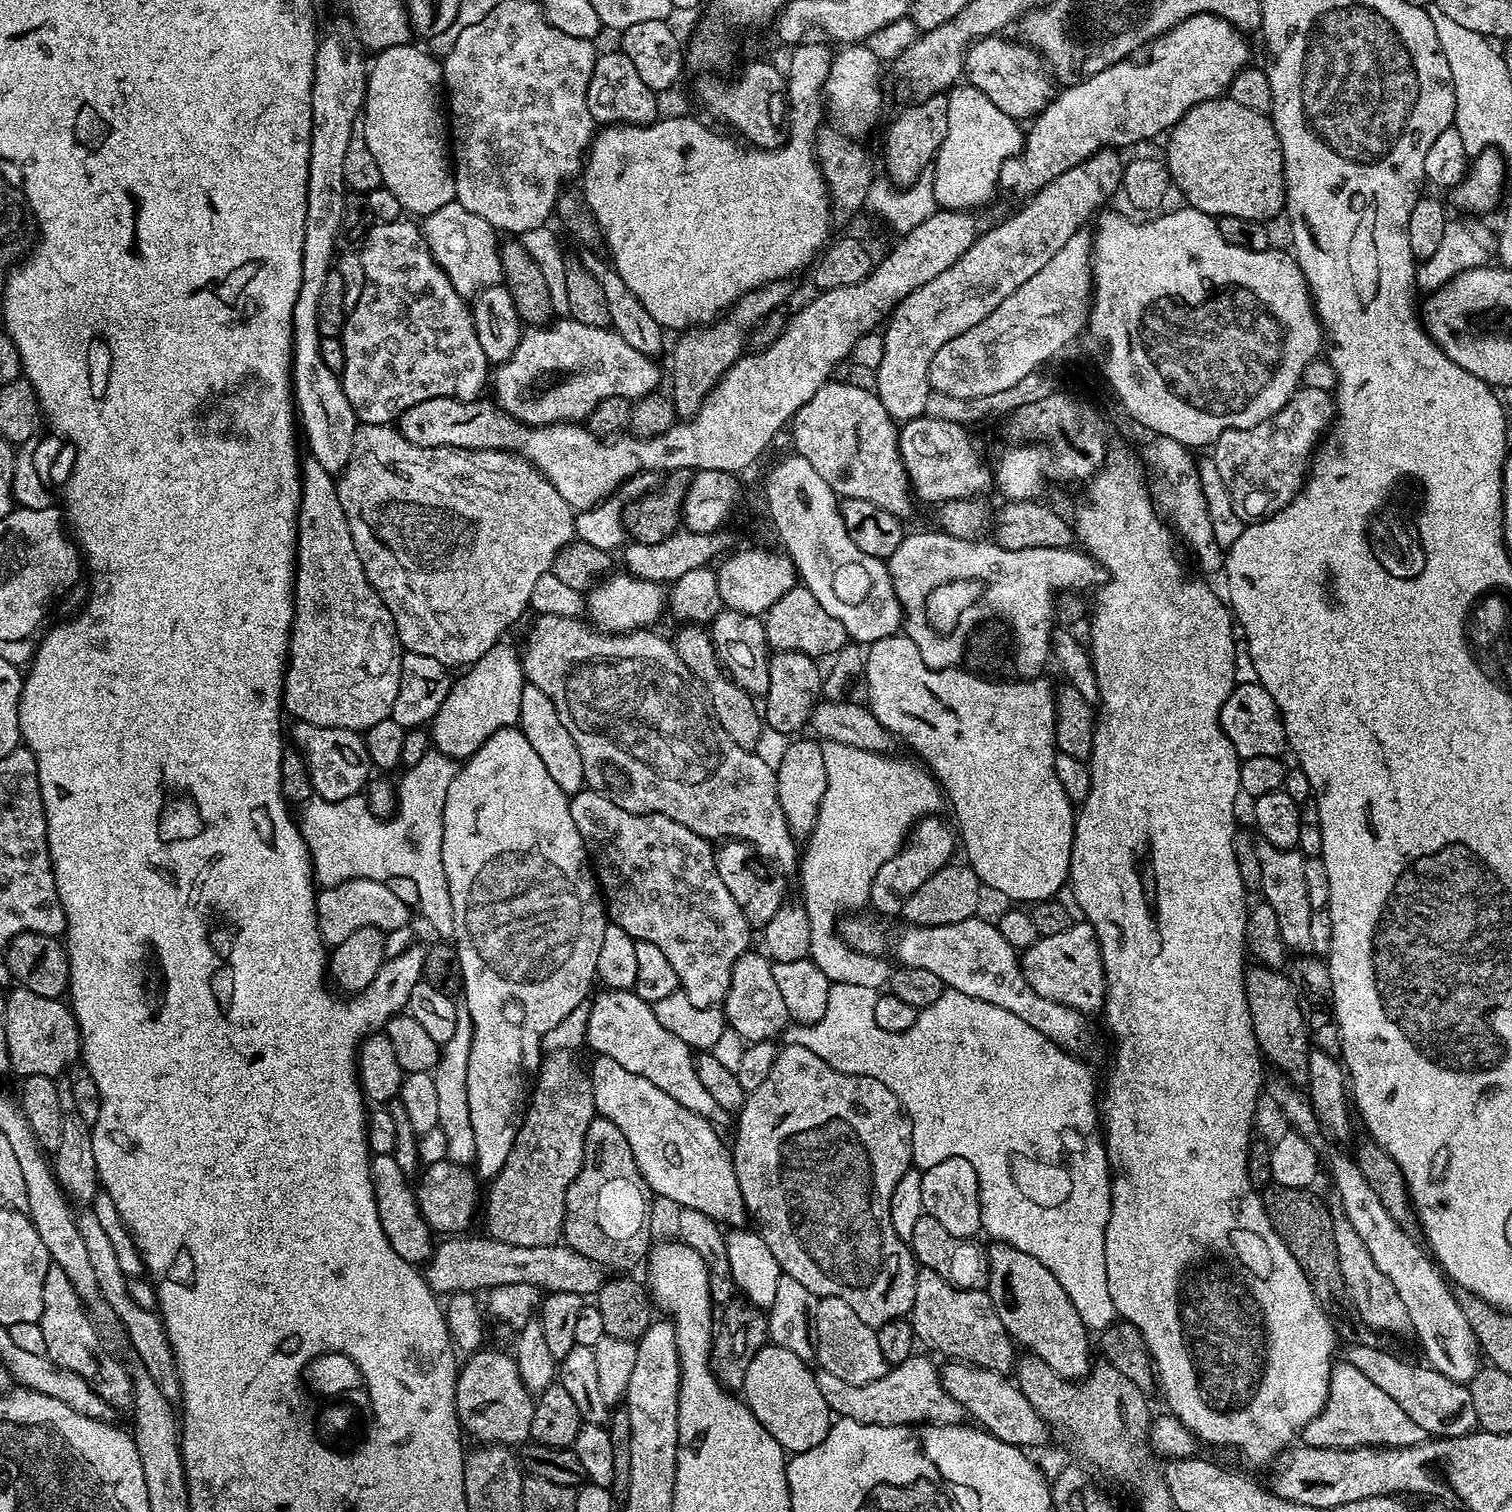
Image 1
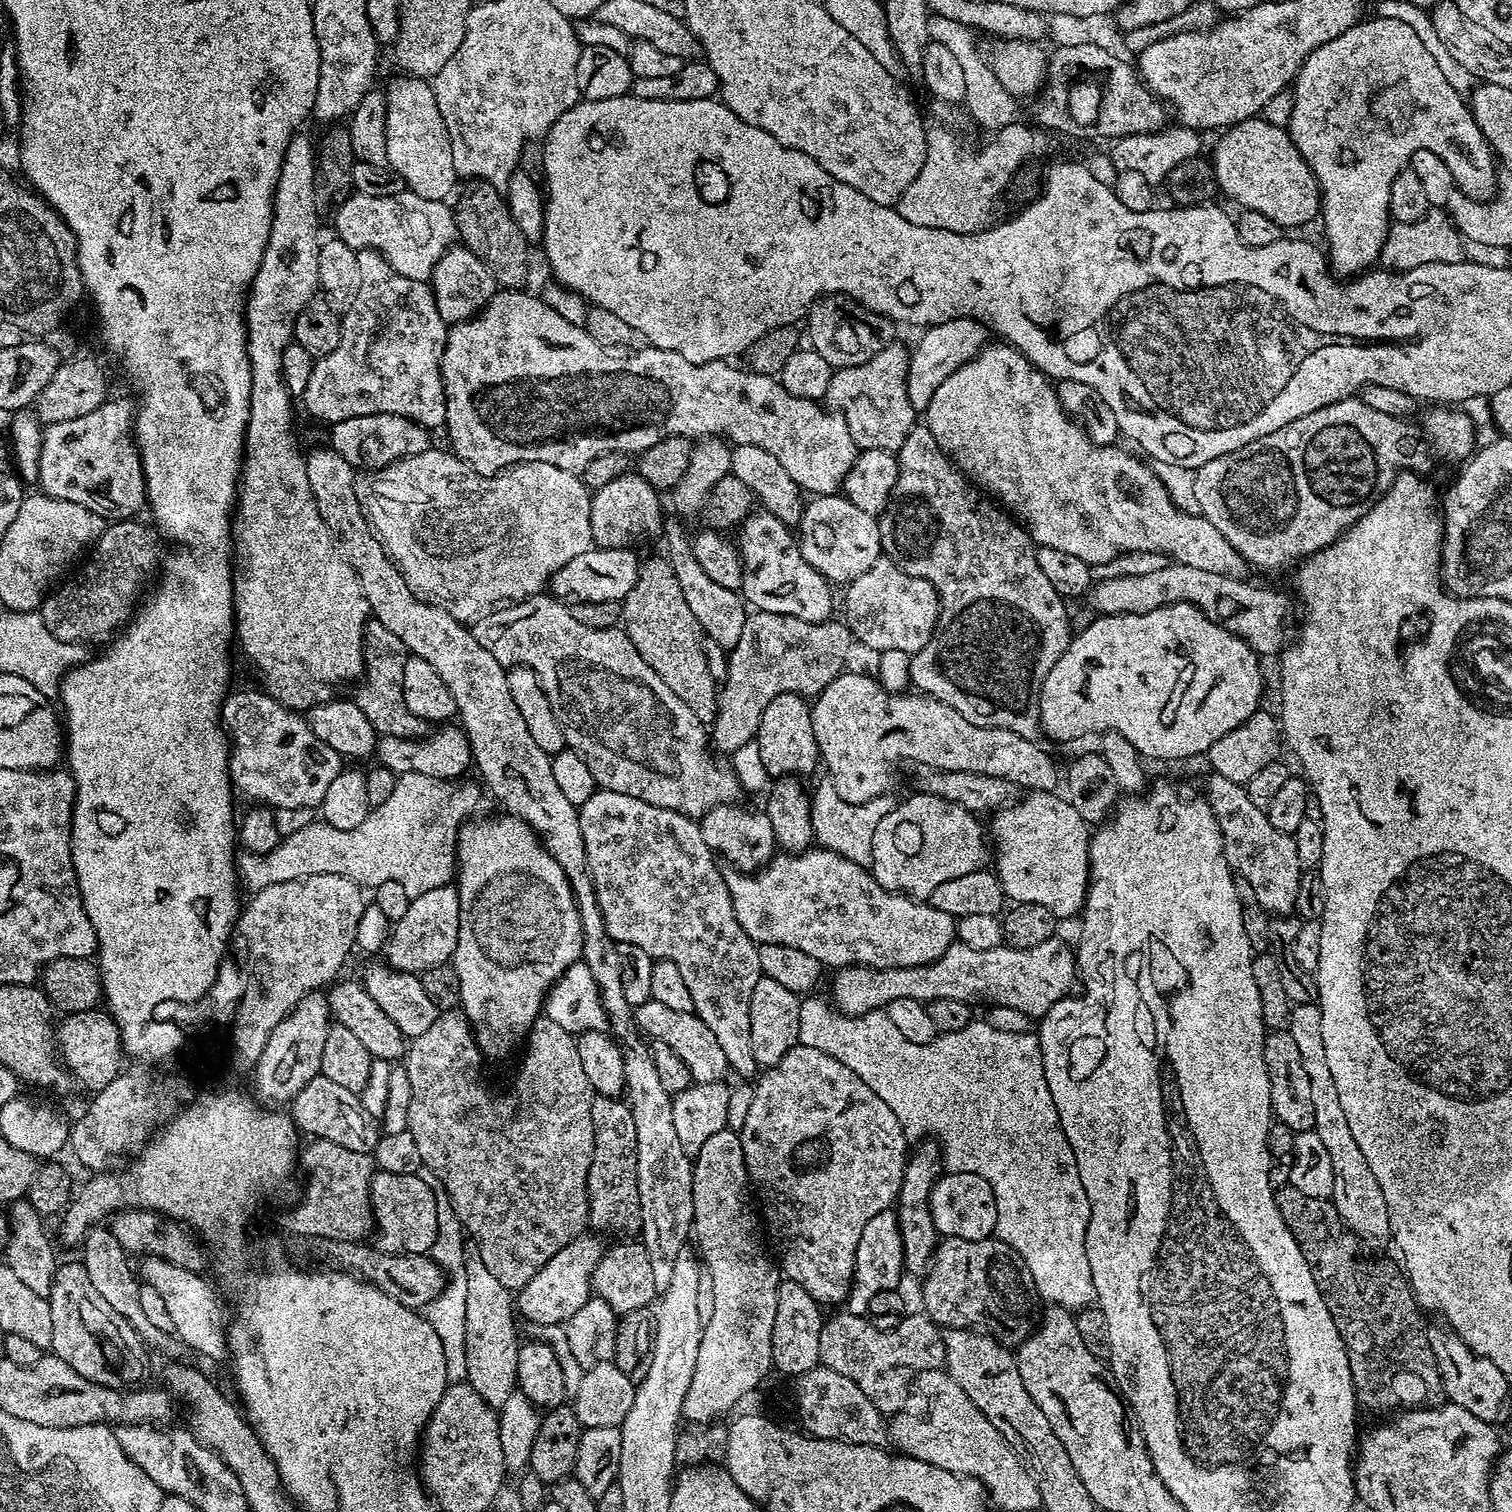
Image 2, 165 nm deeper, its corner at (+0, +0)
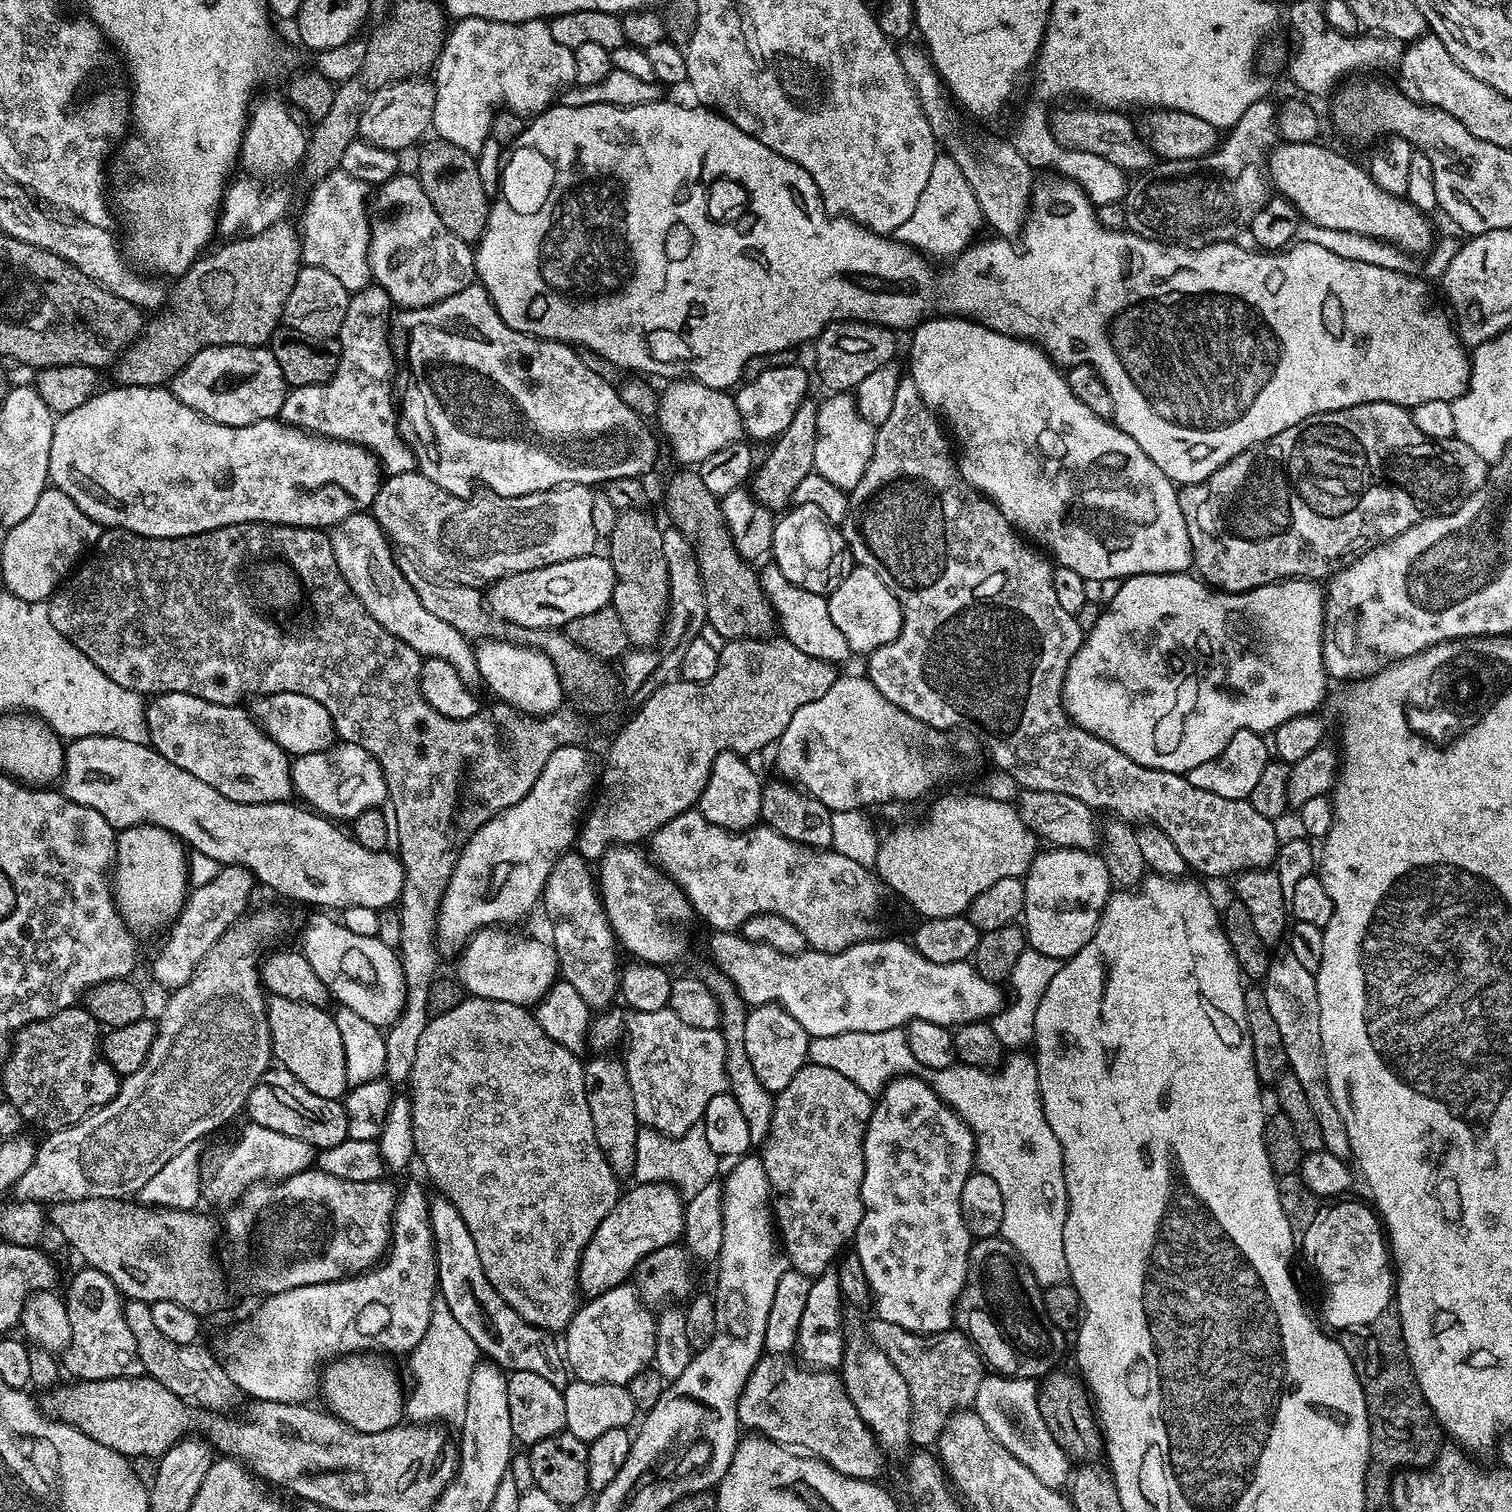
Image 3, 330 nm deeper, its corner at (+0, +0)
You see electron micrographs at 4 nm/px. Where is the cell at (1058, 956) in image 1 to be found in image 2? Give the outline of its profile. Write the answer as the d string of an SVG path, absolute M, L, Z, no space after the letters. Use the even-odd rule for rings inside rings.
M1053 938L1033 948L1014 948L1001 946L994 950L976 950L970 946L954 942L932 964L910 966L909 968L866 968L849 966L835 973L836 981L832 984L830 1000L840 1012L851 1017L867 1017L877 1010L887 1009L890 1002L898 998L914 998L921 1002L930 1000L957 1000L971 1005L972 1000L985 1000L988 1004L1001 1004L1004 1008L1017 1008L1024 1016L1043 1018L1052 1006L1073 991L1078 984L1078 956L1060 941Z

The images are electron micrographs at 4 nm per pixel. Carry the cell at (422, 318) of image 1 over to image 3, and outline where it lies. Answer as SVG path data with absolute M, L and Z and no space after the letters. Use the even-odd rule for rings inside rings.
M369 286L355 293L349 299L348 313L338 333L341 345L339 344L336 373L325 384L292 388L282 404L279 419L289 428L304 430L309 427L308 419L312 416L316 423L311 425L312 435L324 436L328 440L341 440L347 444L360 444L376 457L385 473L399 474L413 471L417 464L415 454L400 441L400 432L396 429L396 404L392 401L392 375L396 372L396 360L388 345L388 311L393 311L393 308L391 297L379 286Z

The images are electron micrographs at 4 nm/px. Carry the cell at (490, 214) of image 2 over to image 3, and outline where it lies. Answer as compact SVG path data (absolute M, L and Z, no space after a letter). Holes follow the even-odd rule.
M436 138L433 141L420 152L420 185L426 198L434 202L434 210L438 210L442 222L446 222L453 234L469 242L479 241L488 228L490 199L484 189L484 176L476 165L477 157L445 140Z

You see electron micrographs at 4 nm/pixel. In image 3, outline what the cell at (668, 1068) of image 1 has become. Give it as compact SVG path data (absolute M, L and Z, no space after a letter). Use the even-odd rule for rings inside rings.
M485 926L473 933L459 953L455 979L465 993L491 1000L535 1005L548 995L558 979L556 950L540 940L508 938L501 927Z

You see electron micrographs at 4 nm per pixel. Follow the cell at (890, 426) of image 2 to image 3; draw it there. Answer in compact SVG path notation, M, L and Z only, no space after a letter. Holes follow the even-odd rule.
M837 392L818 407L818 430L814 442L814 472L839 486L854 486L862 478L864 467L872 456L876 428L871 419L858 411L858 405L847 392Z

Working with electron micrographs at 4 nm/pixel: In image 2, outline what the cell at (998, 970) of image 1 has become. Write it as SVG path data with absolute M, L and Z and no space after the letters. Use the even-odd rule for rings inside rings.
M812 846L799 854L776 854L763 868L751 873L739 870L724 872L728 893L732 896L738 926L749 938L761 944L794 946L818 958L821 966L839 970L849 966L866 968L909 968L932 964L957 939L957 921L920 898L886 890L863 864L855 864L831 852Z

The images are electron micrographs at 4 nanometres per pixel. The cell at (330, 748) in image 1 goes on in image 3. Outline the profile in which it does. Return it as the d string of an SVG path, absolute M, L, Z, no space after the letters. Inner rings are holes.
M162 692L153 695L145 707L145 722L149 728L148 744L152 751L166 758L166 762L172 762L182 770L190 770L194 778L206 782L206 786L212 786L222 798L230 798L230 802L269 804L279 800L287 801L294 792L290 757L261 731L245 709L244 712L240 706L206 702L202 698L194 698L192 694Z

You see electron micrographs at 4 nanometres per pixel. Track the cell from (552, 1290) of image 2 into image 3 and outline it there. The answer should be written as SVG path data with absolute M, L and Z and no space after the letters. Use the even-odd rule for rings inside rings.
M670 1183L639 1184L617 1199L615 1206L602 1218L598 1230L580 1256L578 1288L591 1298L625 1283L635 1273L636 1264L656 1248L677 1243L684 1234L685 1201Z

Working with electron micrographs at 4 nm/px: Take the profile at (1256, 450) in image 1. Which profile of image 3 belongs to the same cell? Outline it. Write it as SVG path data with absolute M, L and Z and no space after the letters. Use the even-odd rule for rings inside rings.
M1370 402L1337 412L1323 412L1322 415L1314 416L1311 420L1294 426L1290 430L1282 430L1282 434L1265 440L1255 448L1246 449L1230 462L1226 462L1214 474L1210 474L1208 480L1202 481L1201 484L1181 487L1179 489L1180 509L1186 518L1192 543L1192 562L1199 579L1222 592L1248 592L1251 588L1272 584L1275 580L1303 578L1320 582L1335 576L1349 563L1350 558L1357 554L1363 554L1369 549L1387 543L1388 540L1393 540L1406 530L1410 530L1410 526L1414 526L1419 520L1451 512L1452 509L1460 507L1465 500L1472 497L1473 492L1483 487L1489 471L1489 461L1478 458L1478 454L1474 454L1474 450L1470 450L1470 446L1466 446L1461 440L1451 438L1437 442L1426 434L1422 434L1415 425L1409 409L1390 402Z

